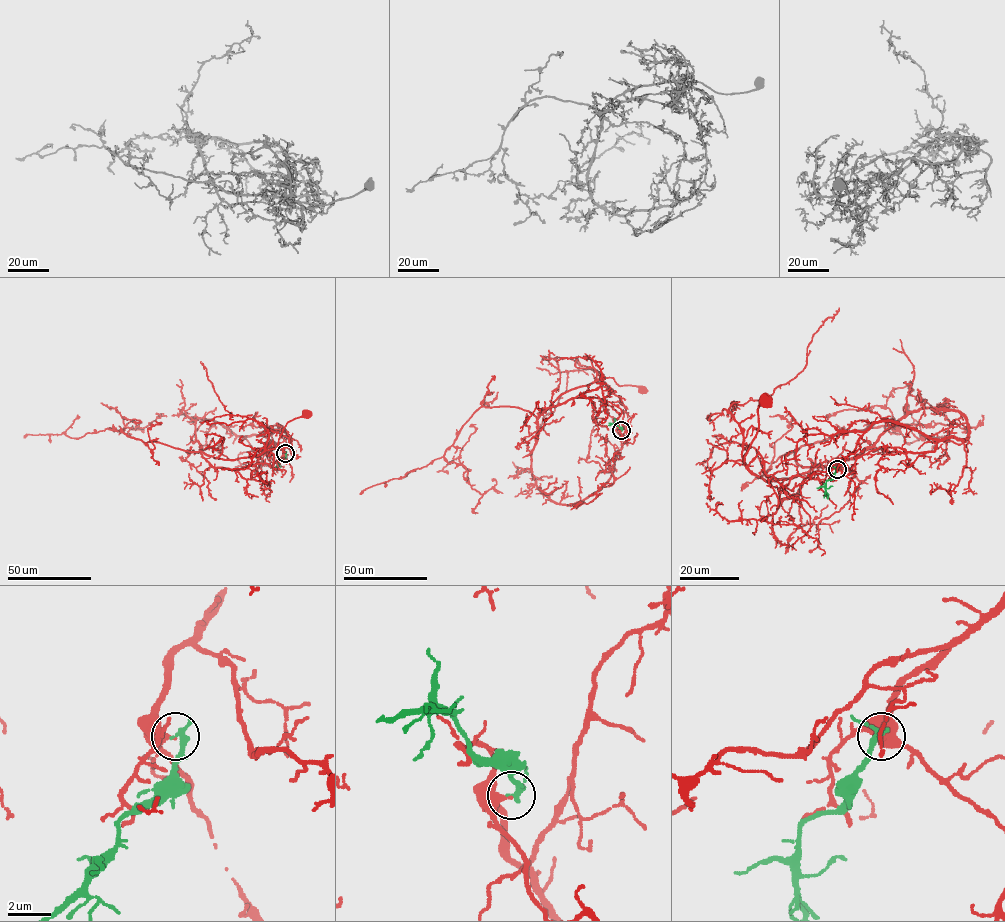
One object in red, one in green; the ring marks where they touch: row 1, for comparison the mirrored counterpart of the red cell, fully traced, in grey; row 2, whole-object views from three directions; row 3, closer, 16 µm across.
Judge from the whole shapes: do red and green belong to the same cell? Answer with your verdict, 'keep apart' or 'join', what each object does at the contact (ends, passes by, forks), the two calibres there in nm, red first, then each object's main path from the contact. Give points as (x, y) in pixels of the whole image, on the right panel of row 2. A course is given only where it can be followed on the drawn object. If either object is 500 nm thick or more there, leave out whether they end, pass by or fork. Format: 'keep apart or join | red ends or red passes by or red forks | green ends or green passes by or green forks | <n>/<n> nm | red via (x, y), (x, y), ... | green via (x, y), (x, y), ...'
keep apart | red ends | green passes by | 400/240 nm | red via (837, 469), (875, 422), (965, 439), (967, 421), (908, 412), (855, 457), (766, 481), (744, 464), (765, 399) | green via (837, 469), (826, 485), (828, 498)

